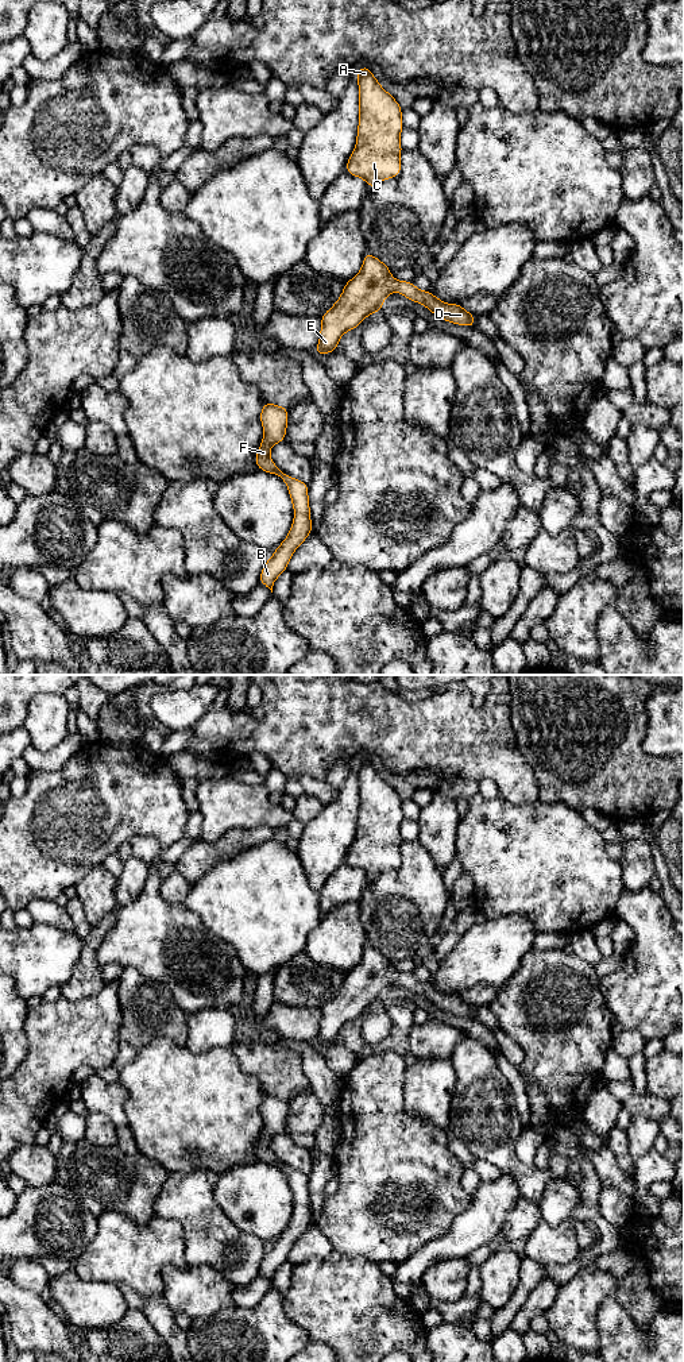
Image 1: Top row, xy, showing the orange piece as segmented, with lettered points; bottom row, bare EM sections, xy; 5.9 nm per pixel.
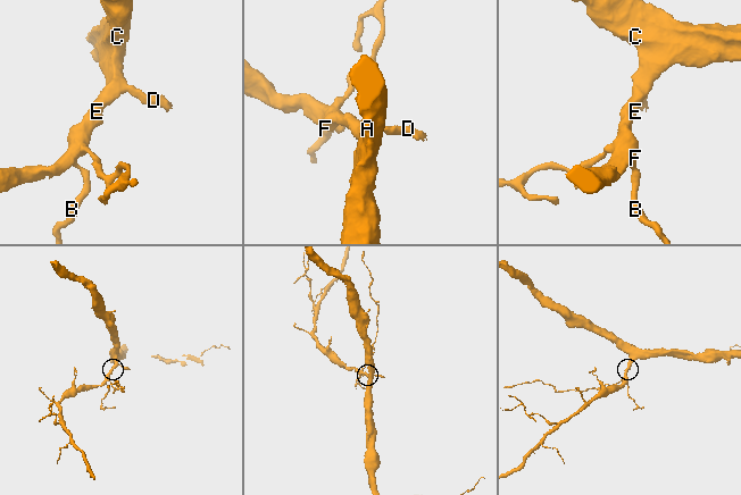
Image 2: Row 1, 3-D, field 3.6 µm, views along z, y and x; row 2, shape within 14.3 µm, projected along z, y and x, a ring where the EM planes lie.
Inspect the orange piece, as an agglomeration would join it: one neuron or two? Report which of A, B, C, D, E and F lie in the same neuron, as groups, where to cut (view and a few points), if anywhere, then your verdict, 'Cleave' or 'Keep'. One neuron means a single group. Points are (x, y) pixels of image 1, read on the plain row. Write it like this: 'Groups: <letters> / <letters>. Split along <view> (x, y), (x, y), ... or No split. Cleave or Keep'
Groups: A B C D E F. No split. Keep

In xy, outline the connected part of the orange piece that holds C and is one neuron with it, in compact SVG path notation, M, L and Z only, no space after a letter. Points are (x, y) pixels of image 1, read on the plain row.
M367 756L359 759L359 815L356 837L345 856L345 863L363 869L370 880L380 872L401 865L399 826L402 823L402 799L384 782Z

